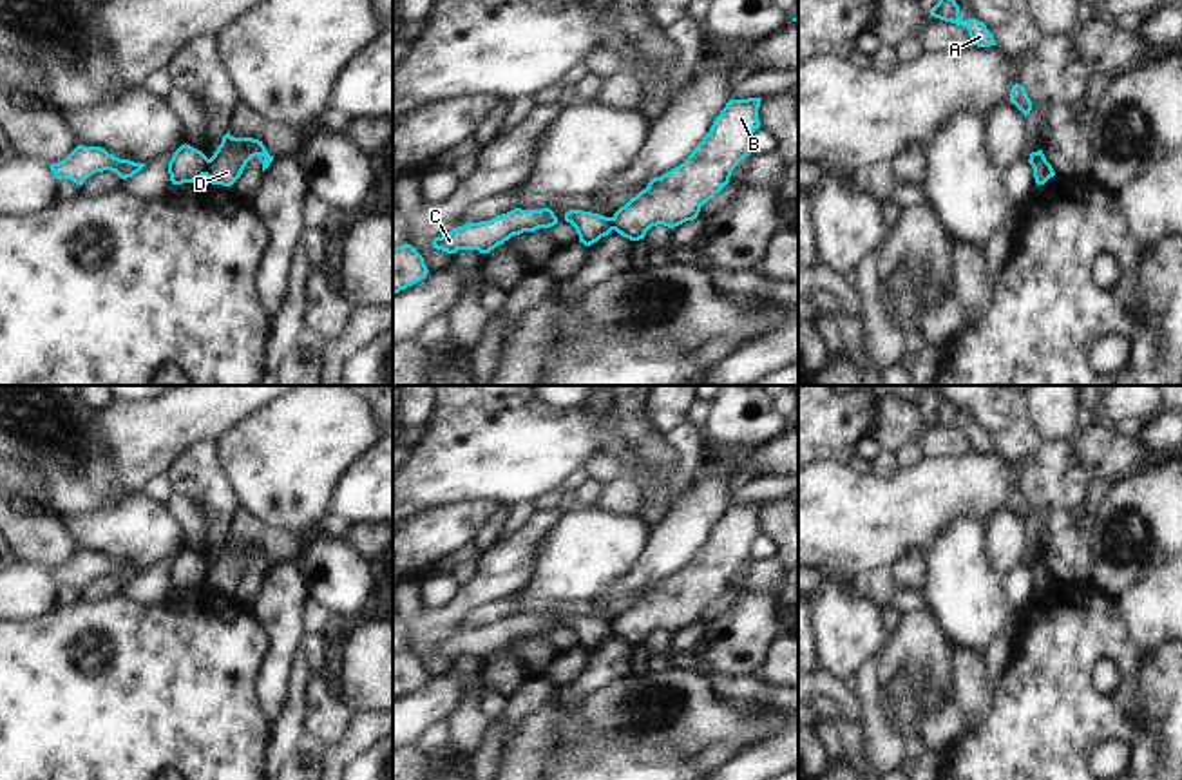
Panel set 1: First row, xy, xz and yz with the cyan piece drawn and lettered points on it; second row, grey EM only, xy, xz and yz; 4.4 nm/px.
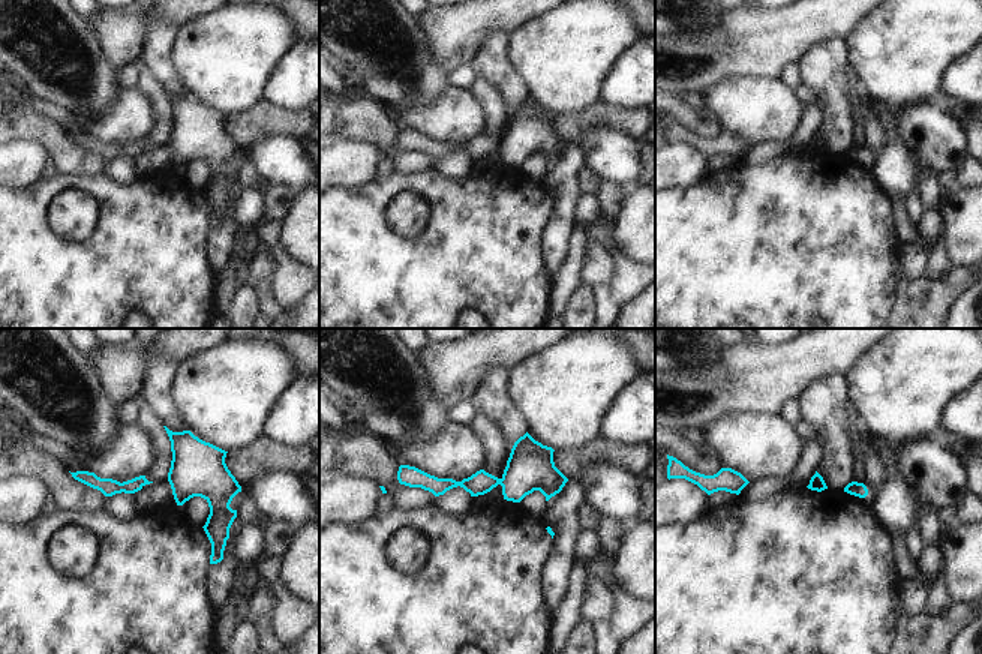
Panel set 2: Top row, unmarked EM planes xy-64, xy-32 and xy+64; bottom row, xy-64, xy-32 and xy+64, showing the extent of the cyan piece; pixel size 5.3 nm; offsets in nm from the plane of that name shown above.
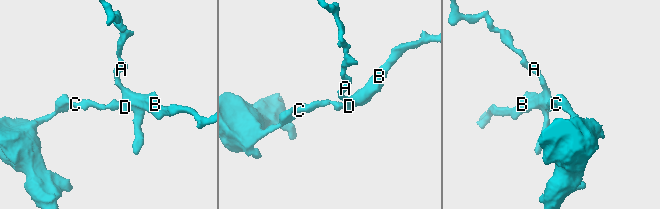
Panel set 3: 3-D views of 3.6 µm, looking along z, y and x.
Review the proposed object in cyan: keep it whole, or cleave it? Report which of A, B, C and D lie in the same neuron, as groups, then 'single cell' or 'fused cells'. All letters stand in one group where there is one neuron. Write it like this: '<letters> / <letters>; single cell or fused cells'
A B D / C; fused cells

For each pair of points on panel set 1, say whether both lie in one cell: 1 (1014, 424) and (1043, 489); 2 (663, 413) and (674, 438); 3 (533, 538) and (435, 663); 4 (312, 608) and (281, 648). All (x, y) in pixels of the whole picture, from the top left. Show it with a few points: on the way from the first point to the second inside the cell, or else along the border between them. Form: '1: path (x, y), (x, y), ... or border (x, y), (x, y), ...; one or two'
1: path (1019, 440), (1043, 464), (1043, 473); one
2: border (685, 420), (661, 433); two
3: border (433, 654), (422, 661); two
4: border (308, 598), (303, 608), (303, 628); two

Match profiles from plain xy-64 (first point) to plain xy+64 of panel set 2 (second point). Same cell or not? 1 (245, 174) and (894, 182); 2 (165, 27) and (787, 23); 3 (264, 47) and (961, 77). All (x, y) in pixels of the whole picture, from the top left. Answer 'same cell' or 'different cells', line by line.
1: different cells
2: different cells
3: different cells

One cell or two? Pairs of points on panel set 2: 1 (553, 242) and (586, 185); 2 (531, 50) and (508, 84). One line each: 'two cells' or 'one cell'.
1: two cells
2: two cells

